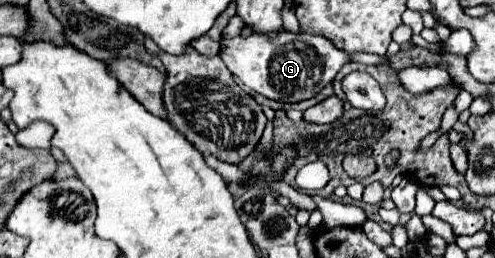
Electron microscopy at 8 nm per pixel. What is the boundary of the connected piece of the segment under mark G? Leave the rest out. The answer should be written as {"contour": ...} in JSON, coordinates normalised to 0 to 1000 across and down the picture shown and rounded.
{"contour":[[[507,128],[503,143],[451,151],[446,229],[459,267],[503,345],[556,391],[596,399],[636,376],[657,329],[673,314],[681,275],[705,236],[701,205],[677,190],[669,159],[644,136],[616,128]]]}

